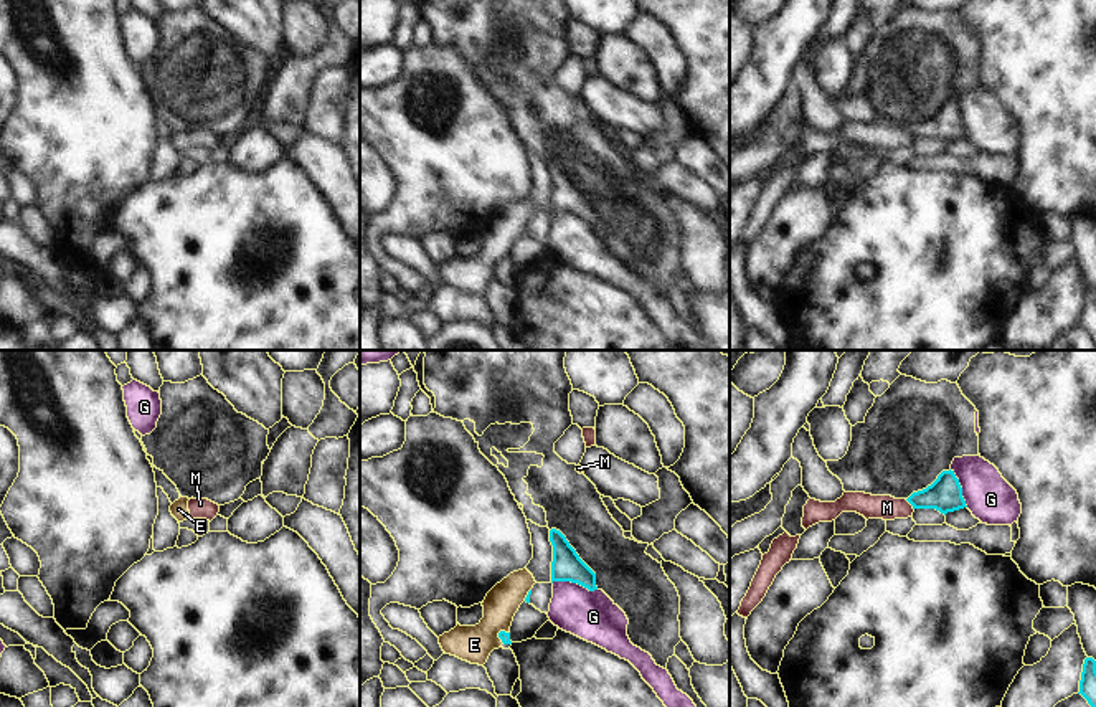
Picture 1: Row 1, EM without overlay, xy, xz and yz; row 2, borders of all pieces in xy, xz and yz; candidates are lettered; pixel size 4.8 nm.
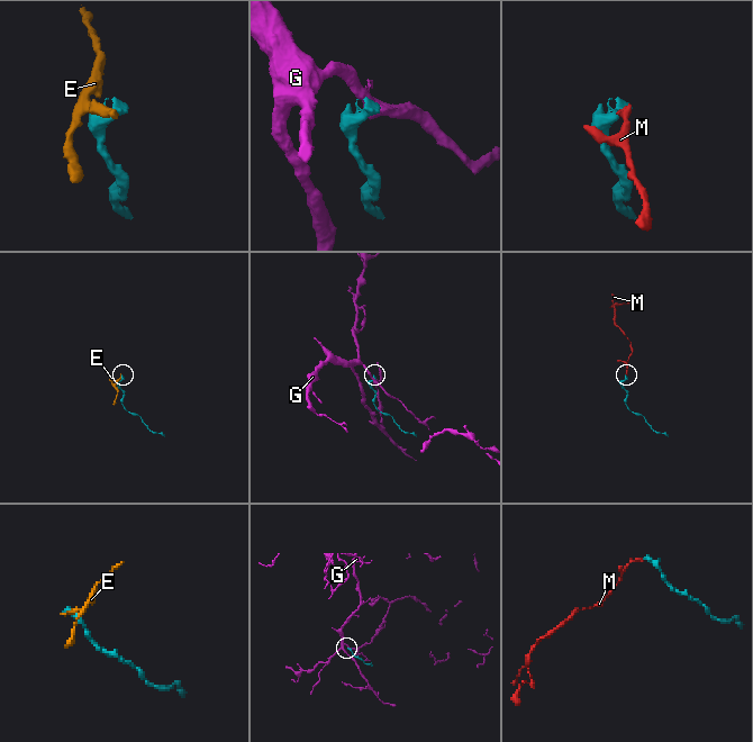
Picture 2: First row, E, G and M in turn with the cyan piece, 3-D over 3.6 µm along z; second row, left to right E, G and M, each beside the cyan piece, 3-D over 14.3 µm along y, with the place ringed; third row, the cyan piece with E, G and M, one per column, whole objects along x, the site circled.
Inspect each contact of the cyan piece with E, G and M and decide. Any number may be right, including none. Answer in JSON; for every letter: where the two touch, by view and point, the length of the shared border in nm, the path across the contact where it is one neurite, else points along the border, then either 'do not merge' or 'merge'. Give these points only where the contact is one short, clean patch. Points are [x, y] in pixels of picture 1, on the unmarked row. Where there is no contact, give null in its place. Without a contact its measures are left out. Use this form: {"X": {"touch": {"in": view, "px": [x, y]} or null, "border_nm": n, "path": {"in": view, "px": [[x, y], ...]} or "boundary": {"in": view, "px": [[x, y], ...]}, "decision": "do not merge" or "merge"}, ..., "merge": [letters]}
{"E": {"touch": {"in": "xz", "px": [499, 266]}, "border_nm": 70, "decision": "do not merge"}, "G": {"touch": {"in": "xz", "px": [575, 212]}, "border_nm": 220, "boundary": {"in": "xz", "px": [[552, 212], [576, 212], [590, 220], [596, 220]]}, "decision": "do not merge"}, "M": {"touch": {"in": "yz", "px": [910, 132]}, "border_nm": 70, "boundary": {"in": "yz", "px": [[905, 129], [913, 139]]}, "decision": "do not merge"}, "merge": []}

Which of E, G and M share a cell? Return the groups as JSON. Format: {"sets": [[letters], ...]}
{"sets": [["E", "M"], ["G"]]}

